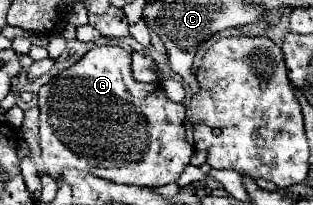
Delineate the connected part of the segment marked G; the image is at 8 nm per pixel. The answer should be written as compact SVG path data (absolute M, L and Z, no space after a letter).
M103 44L103 46L93 46L79 62L75 62L71 68L63 70L61 74L57 74L55 78L51 78L45 86L41 86L39 90L39 132L41 132L41 156L47 168L47 174L51 178L59 178L63 174L63 168L75 168L75 170L85 170L89 174L95 174L99 178L105 178L109 182L115 184L131 184L131 186L155 188L177 182L181 172L185 170L185 166L189 164L191 156L193 156L193 146L187 142L185 138L185 106L167 100L161 84L143 84L137 82L133 78L131 72L131 54L121 48L121 46L111 46L111 44Z

